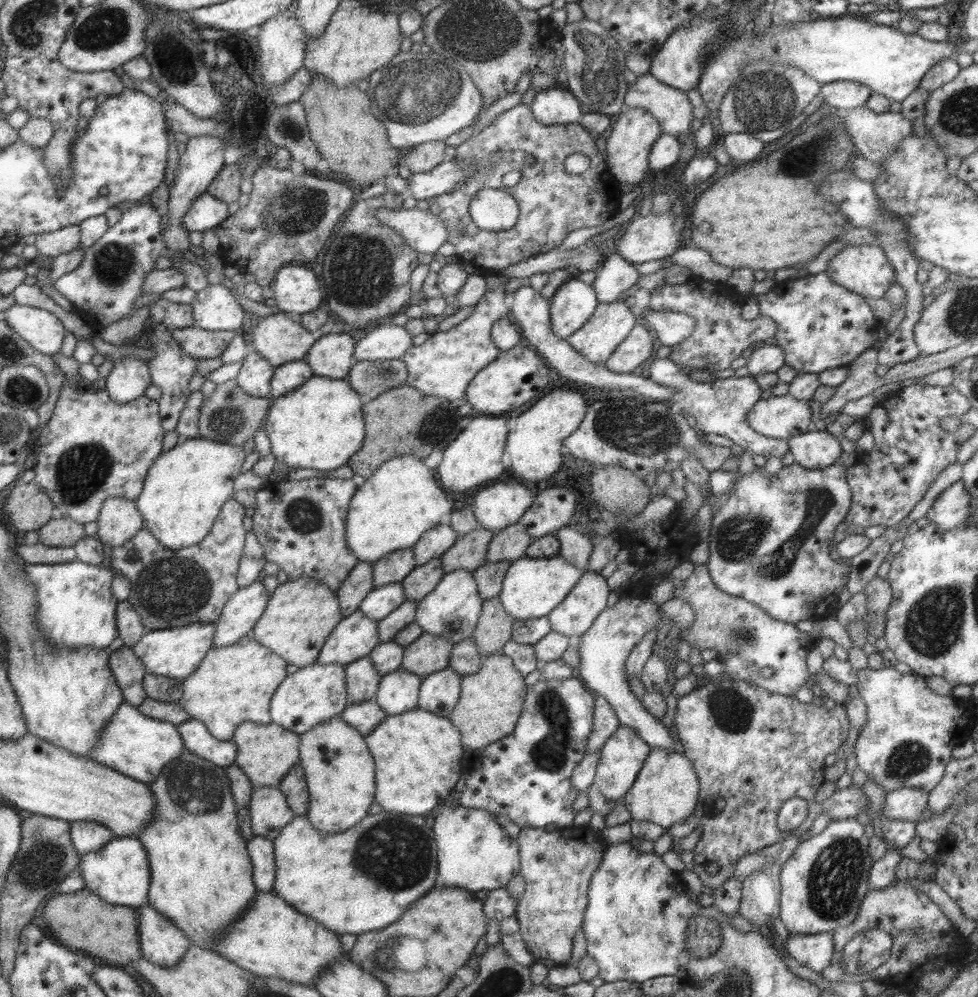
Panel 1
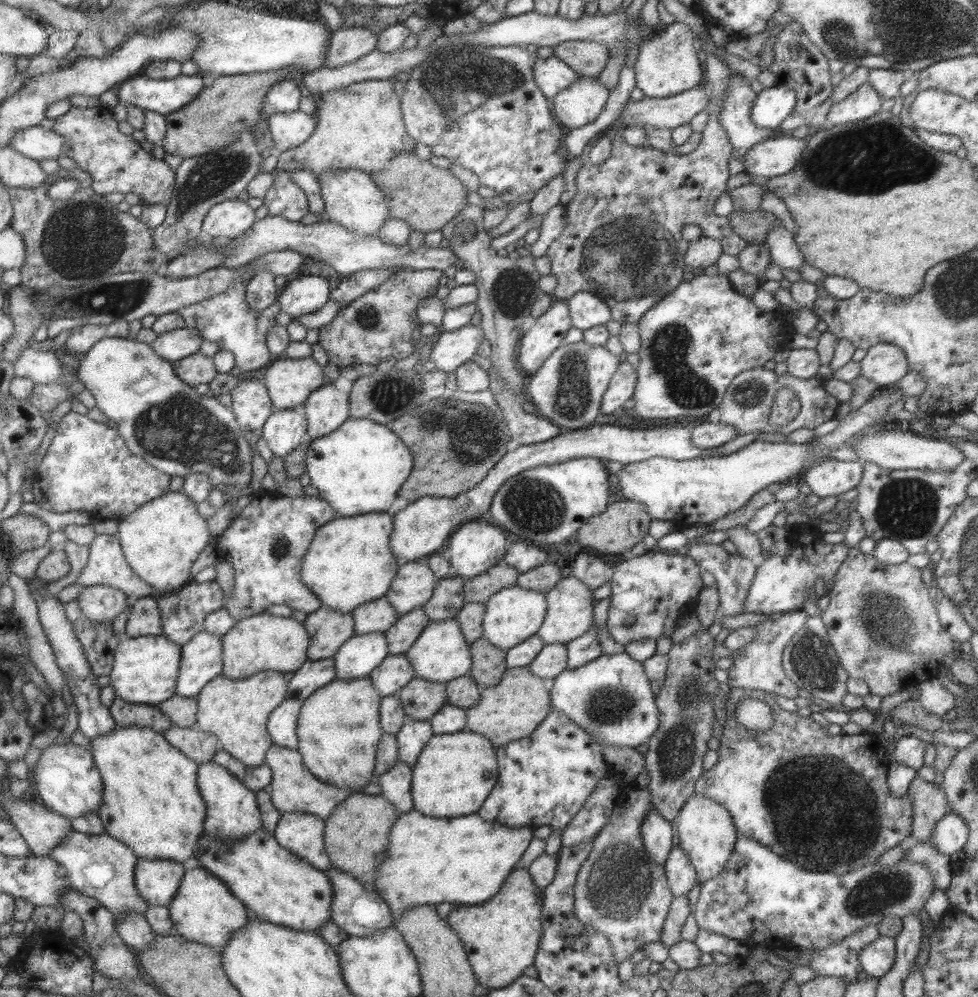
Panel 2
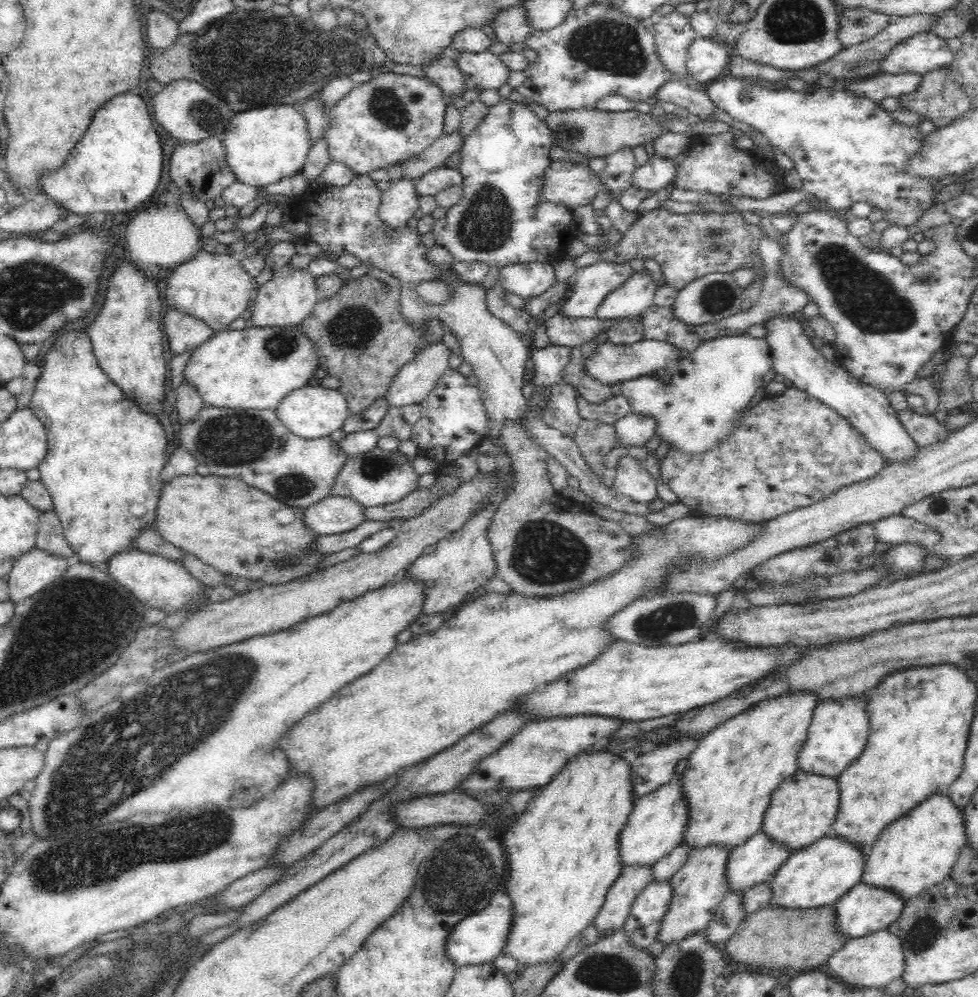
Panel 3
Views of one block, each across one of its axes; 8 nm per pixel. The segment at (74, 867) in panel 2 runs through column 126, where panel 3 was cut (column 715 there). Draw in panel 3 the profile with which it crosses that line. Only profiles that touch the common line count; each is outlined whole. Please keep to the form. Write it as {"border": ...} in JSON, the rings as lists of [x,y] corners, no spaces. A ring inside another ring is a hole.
{"border":[[[707,846],[689,853],[686,864],[670,878],[672,898],[658,926],[656,941],[666,946],[690,935],[704,932],[718,905],[728,894],[726,888],[726,858],[731,847]]]}

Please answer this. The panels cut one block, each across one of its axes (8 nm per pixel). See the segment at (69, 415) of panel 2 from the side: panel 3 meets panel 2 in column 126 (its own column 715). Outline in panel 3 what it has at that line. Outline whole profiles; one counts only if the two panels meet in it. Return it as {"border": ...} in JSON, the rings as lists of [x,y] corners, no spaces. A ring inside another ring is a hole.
{"border":[[[793,385],[778,394],[760,394],[741,418],[734,436],[726,437],[717,447],[693,455],[670,449],[659,462],[662,480],[676,494],[677,501],[689,506],[691,512],[730,516],[746,522],[770,520],[810,506],[845,486],[872,478],[884,466],[886,460],[881,452],[877,452],[847,418]]]}

